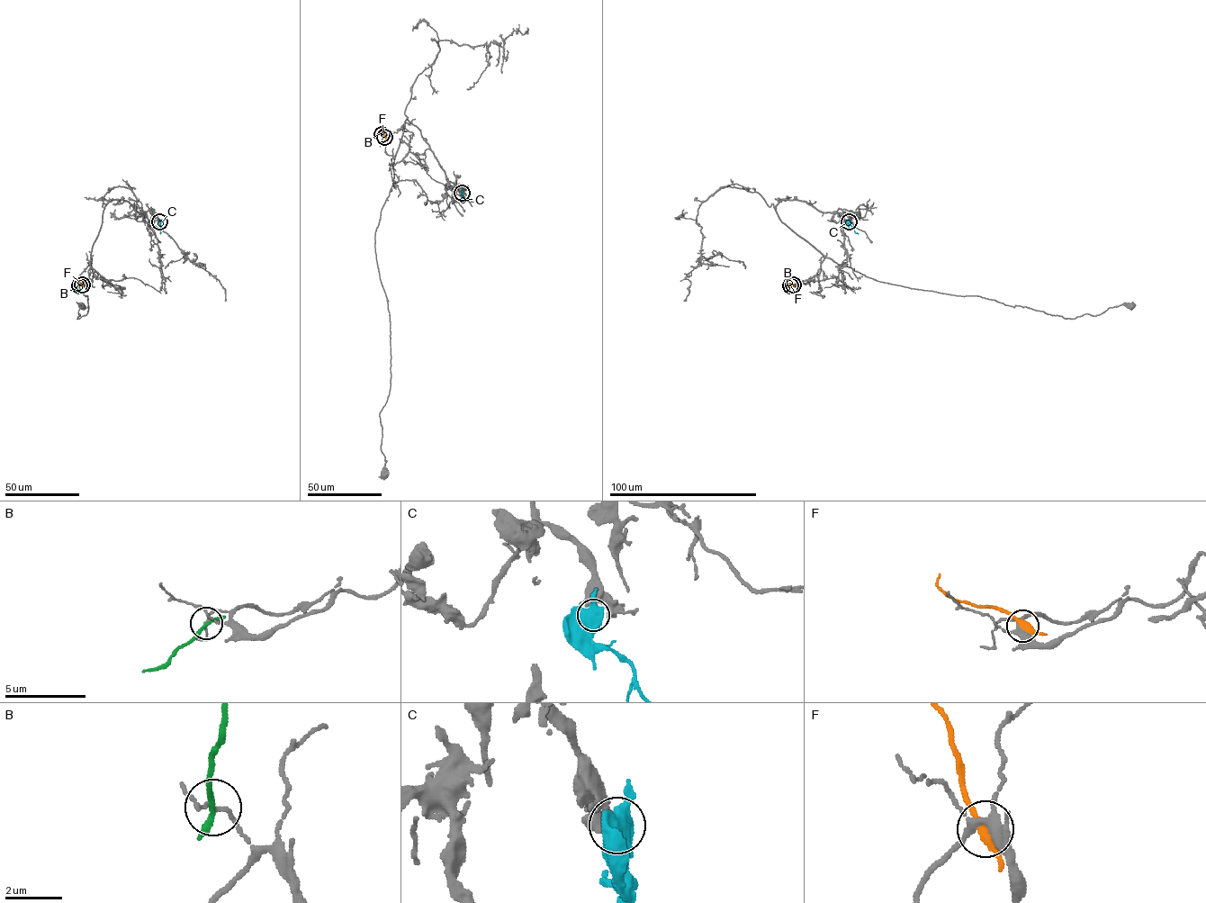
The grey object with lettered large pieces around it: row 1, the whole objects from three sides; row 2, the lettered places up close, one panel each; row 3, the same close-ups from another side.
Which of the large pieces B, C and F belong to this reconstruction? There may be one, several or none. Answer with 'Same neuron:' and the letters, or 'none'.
Same neuron: C

